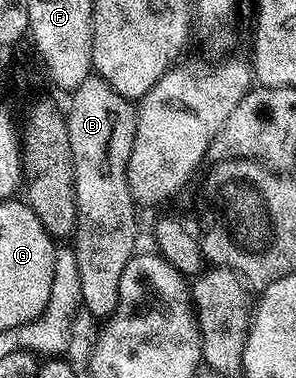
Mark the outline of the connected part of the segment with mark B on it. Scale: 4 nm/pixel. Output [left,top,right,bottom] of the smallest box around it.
[66,74,137,318]

